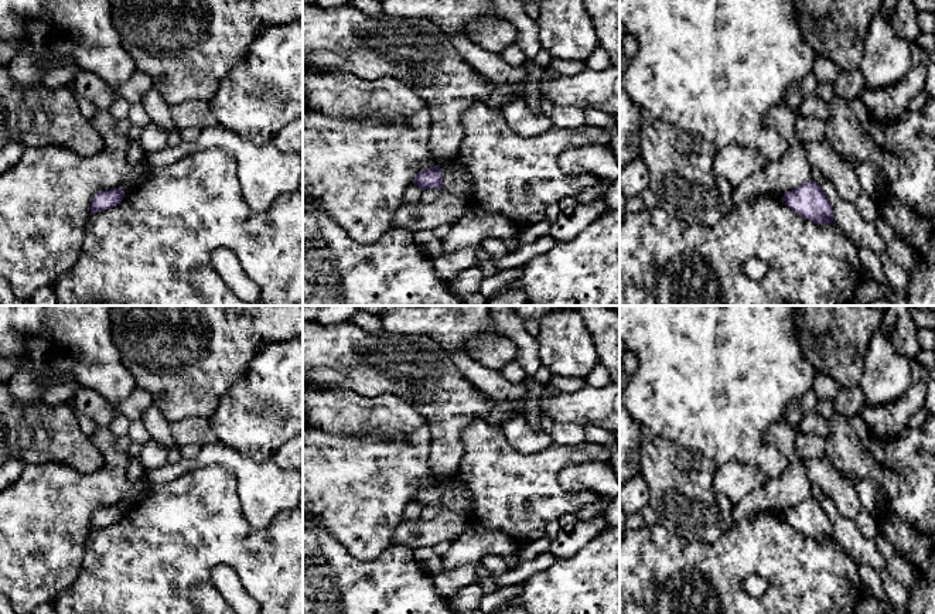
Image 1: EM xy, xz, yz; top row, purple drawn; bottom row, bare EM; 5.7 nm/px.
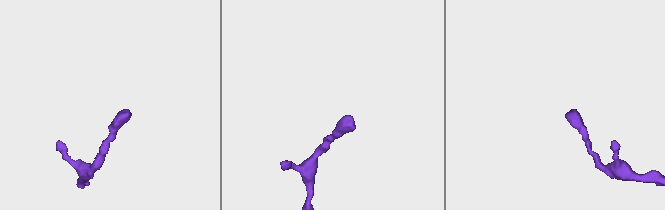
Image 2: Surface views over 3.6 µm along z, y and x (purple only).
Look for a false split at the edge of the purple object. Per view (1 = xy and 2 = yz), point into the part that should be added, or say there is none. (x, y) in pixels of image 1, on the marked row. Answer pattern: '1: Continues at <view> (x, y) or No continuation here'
1: No continuation here
2: No continuation here

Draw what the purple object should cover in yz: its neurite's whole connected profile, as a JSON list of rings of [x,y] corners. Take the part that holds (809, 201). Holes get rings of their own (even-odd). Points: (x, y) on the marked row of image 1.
[[[813,180],[788,191],[782,199],[792,211],[818,225],[833,222],[832,205],[820,185]]]

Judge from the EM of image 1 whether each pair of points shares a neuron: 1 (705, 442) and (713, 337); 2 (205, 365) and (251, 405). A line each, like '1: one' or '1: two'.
1: one
2: two

